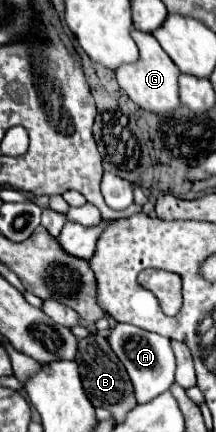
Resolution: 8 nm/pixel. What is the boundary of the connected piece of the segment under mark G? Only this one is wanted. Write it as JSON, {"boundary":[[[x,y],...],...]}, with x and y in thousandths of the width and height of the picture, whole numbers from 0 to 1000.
{"boundary":[[[616,69],[606,88],[625,93],[644,111],[644,139],[616,148],[569,148],[542,157],[542,190],[560,208],[588,213],[588,222],[662,255],[699,259],[792,259],[829,245],[829,199],[819,199],[819,176],[838,171],[801,139],[773,130],[773,120],[736,106],[736,97],[681,79]]]}

